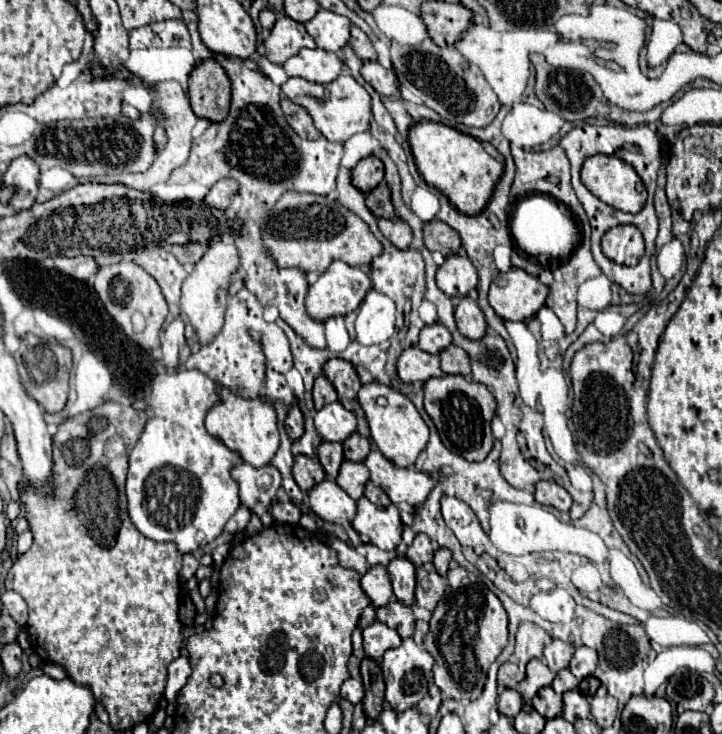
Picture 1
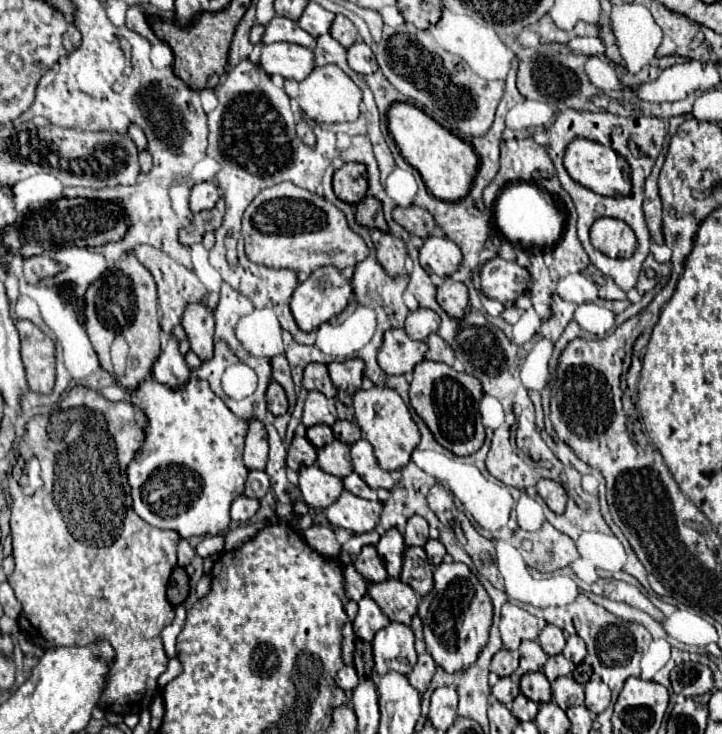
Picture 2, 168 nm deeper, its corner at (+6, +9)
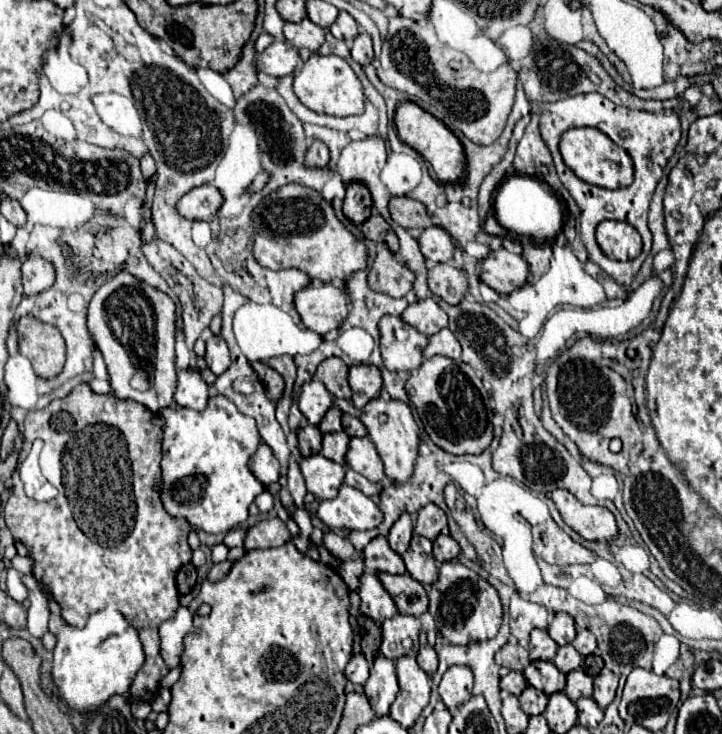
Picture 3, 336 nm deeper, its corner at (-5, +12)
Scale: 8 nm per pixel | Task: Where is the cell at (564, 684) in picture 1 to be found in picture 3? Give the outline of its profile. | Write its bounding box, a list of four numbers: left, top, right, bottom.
[552,644,582,674]

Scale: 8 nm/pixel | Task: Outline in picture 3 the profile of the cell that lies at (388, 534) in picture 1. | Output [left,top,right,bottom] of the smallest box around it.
[318,484,384,530]

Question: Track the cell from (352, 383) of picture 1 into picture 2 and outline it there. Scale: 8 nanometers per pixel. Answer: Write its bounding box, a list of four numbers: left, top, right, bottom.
[329,359,365,405]

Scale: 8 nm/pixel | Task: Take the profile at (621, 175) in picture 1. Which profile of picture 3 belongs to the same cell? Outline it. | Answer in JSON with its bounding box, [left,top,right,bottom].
[560,128,634,190]

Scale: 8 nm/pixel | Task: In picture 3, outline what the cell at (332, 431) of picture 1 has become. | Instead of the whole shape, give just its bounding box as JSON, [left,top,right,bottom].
[298,378,334,426]

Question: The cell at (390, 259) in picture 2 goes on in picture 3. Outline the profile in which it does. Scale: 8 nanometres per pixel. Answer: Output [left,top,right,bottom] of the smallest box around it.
[368,244,416,298]

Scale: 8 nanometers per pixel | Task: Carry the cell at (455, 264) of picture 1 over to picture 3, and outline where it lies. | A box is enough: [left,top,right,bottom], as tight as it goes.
[420,226,456,264]

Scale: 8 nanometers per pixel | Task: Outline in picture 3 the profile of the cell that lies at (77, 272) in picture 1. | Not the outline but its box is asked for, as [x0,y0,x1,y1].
[22,256,56,294]

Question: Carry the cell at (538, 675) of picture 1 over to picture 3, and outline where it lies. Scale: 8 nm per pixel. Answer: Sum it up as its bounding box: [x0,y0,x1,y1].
[530,630,558,660]

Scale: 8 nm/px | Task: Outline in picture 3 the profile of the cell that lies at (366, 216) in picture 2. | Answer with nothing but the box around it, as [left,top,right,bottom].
[362,212,398,252]

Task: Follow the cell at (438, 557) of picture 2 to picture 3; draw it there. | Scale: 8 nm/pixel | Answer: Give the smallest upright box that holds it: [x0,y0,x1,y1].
[434,534,460,564]

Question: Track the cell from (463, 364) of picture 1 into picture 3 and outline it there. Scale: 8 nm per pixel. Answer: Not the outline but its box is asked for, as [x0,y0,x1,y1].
[424,328,462,360]

